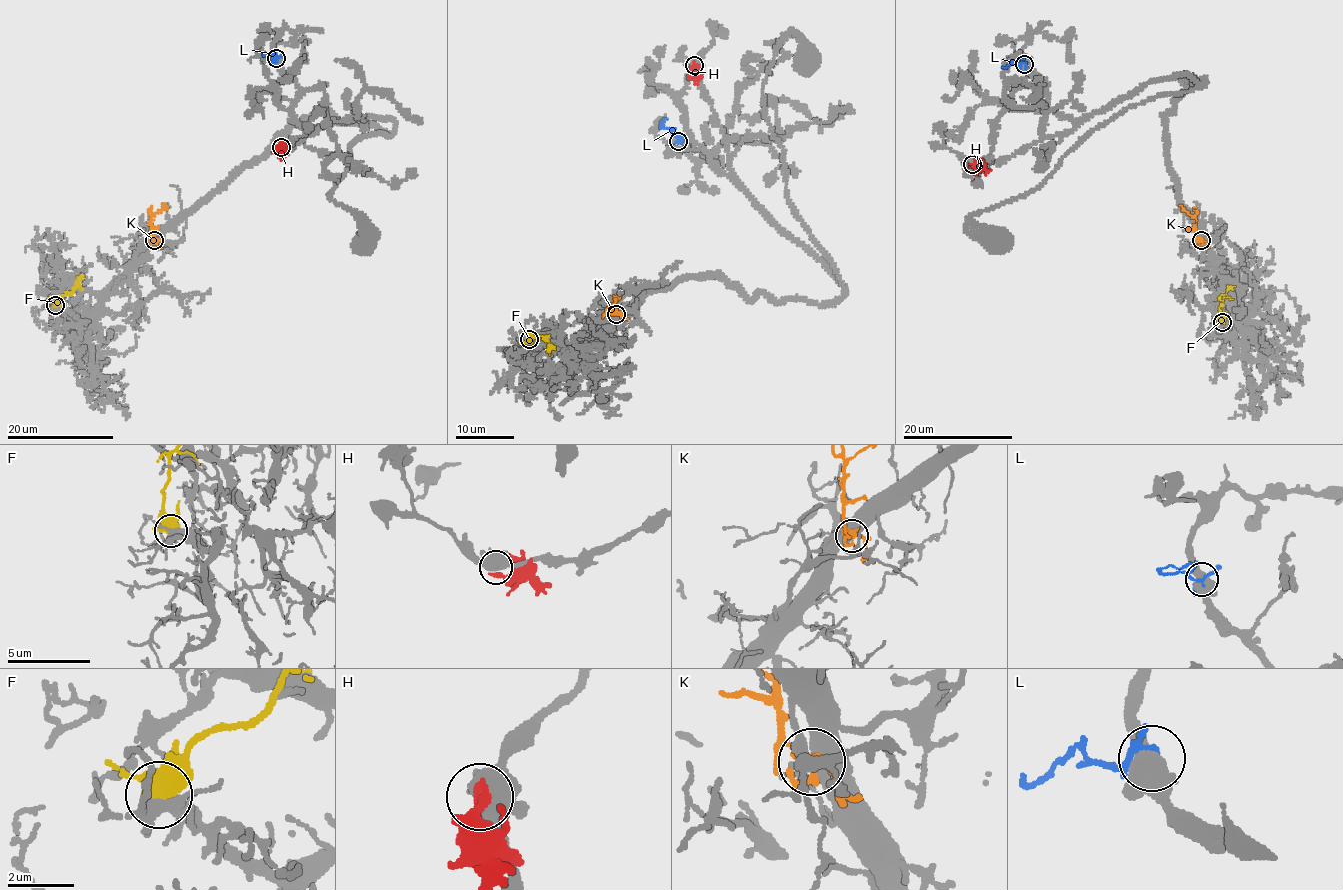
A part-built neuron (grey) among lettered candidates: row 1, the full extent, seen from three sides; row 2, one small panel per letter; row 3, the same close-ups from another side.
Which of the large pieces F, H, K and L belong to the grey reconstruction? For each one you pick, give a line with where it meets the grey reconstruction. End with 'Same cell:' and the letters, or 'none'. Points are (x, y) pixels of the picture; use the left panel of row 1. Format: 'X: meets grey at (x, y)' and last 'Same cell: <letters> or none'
K: meets grey at (154, 240)
Same cell: K

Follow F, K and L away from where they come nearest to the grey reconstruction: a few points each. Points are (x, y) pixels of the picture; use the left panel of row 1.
F: (56, 305), (64, 294), (68, 294), (78, 277)
K: (153, 240), (153, 216), (162, 209), (163, 203)
L: (277, 57), (264, 55), (270, 55)

